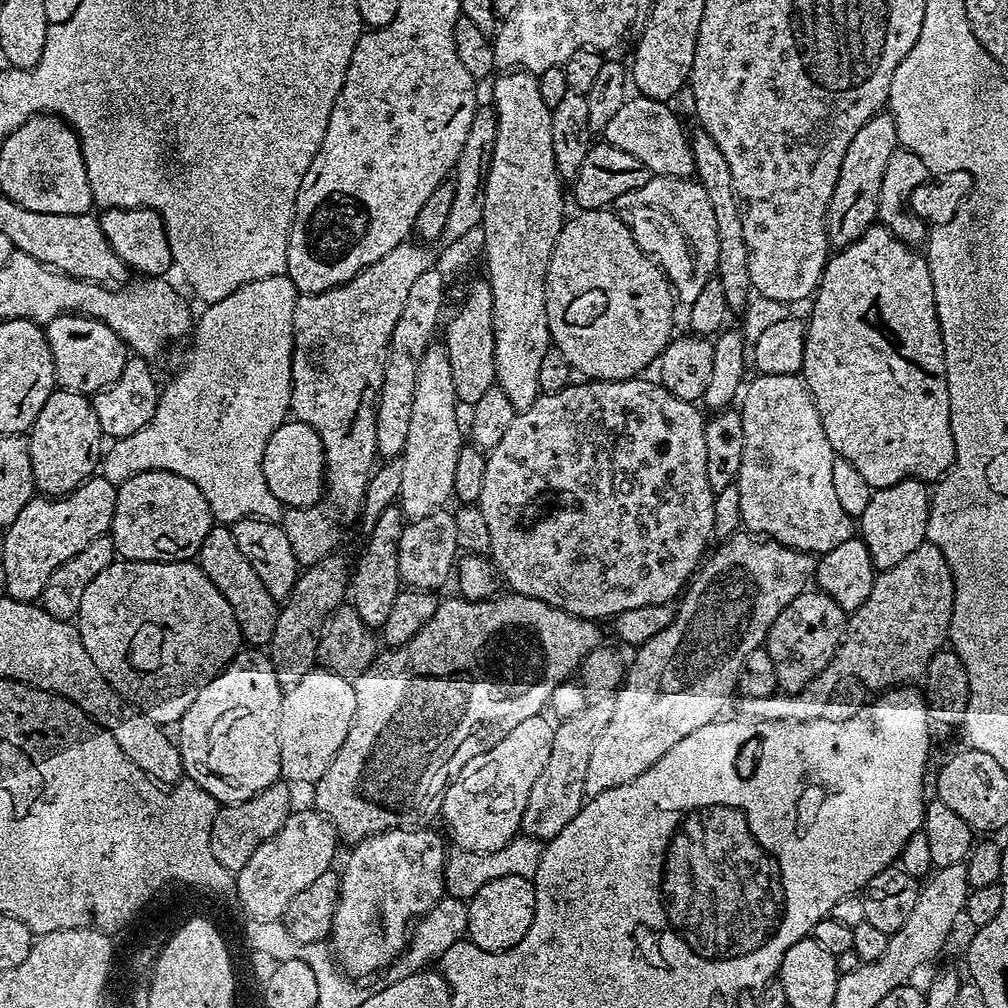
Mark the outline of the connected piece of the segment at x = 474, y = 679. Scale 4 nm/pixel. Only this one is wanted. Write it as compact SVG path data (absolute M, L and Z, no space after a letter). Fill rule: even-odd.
M513 590L505 591L505 596L501 594L493 595L491 598L485 598L482 600L470 600L460 594L454 595L453 600L446 600L446 598L440 600L438 610L434 610L434 616L430 618L428 622L412 638L401 644L398 648L387 649L387 653L390 659L396 663L396 668L388 668L388 660L384 657L384 654L377 655L376 659L372 661L371 668L368 668L363 672L361 676L355 677L354 683L356 686L356 709L354 710L354 722L350 722L350 734L346 734L346 742L342 742L342 746L338 746L338 754L334 754L334 762L330 762L330 766L326 766L326 770L321 776L314 782L314 788L316 788L316 804L315 807L319 811L323 812L325 816L331 818L339 832L341 837L344 836L348 839L348 842L355 842L357 840L364 840L365 837L371 836L374 832L384 832L387 828L393 828L401 823L400 816L426 816L428 814L437 815L439 813L441 798L444 797L444 792L448 788L449 782L453 776L456 776L462 770L462 766L466 766L466 762L470 762L470 758L474 758L478 754L482 754L486 749L492 748L500 741L506 734L510 734L510 730L514 730L514 726L518 726L518 722L526 722L526 718L531 716L539 716L545 711L546 705L551 701L554 690L560 684L565 683L566 676L564 676L564 668L568 672L575 673L580 667L582 658L586 658L586 654L590 654L592 648L597 648L602 643L602 636L600 636L600 624L595 620L588 620L585 616L576 616L573 612L567 612L559 604L549 604L546 600L539 600L534 596L524 596L521 592L515 592Z

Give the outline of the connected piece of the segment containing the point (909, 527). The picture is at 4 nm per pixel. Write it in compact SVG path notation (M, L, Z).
M899 480L894 486L877 488L873 491L866 510L858 517L858 536L866 550L870 550L872 565L878 570L893 568L928 540L928 510L930 488L925 481Z

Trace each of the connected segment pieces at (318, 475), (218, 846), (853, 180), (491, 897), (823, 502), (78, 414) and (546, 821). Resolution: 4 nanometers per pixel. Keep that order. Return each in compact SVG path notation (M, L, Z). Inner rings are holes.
M285 419L283 424L276 427L274 434L270 434L270 442L266 442L262 474L266 474L270 494L274 494L281 505L305 508L317 504L324 491L324 447L320 436L302 420Z
M284 782L270 784L250 798L237 804L223 805L217 811L212 827L212 853L229 872L235 874L242 866L246 866L246 862L250 862L250 854L254 854L262 842L276 834L282 822L286 822L286 818L294 811L292 792L287 787L291 788Z
M884 110L876 113L850 138L846 154L842 154L842 166L838 170L838 182L834 182L834 194L826 210L826 234L833 249L845 248L867 230L877 219L878 194L882 190L882 174L886 174L886 162L898 147L896 123Z
M506 874L505 877L486 882L486 886L482 886L482 890L475 892L467 901L467 906L467 939L484 950L500 952L503 948L522 942L526 930L530 930L536 913L536 886L527 876Z
M756 374L753 377L747 381L738 404L742 418L742 466L734 486L738 490L741 525L749 533L776 540L799 552L823 554L834 550L834 546L853 539L854 520L842 510L830 483L830 473L838 457L826 438L826 430L822 430L816 399L799 375Z
M53 390L26 436L35 491L55 498L79 488L99 465L103 438L98 416L85 393Z
M600 694L589 699L582 710L563 717L556 724L550 758L546 758L542 774L538 774L534 787L530 789L530 798L522 814L520 827L523 835L537 836L545 842L551 840L586 803L586 769L590 767L590 754L594 751L598 734L602 734L606 722L610 722L610 714L614 714L614 699L611 695Z

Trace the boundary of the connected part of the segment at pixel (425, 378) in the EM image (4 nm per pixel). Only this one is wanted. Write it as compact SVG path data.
M429 346L420 359L420 369L414 390L414 410L410 410L410 430L406 433L406 446L399 457L402 462L402 490L398 507L405 517L415 518L443 509L452 496L454 469L462 447L460 441L460 416L456 413L458 401L454 394L454 374L450 374L448 349L443 346Z

